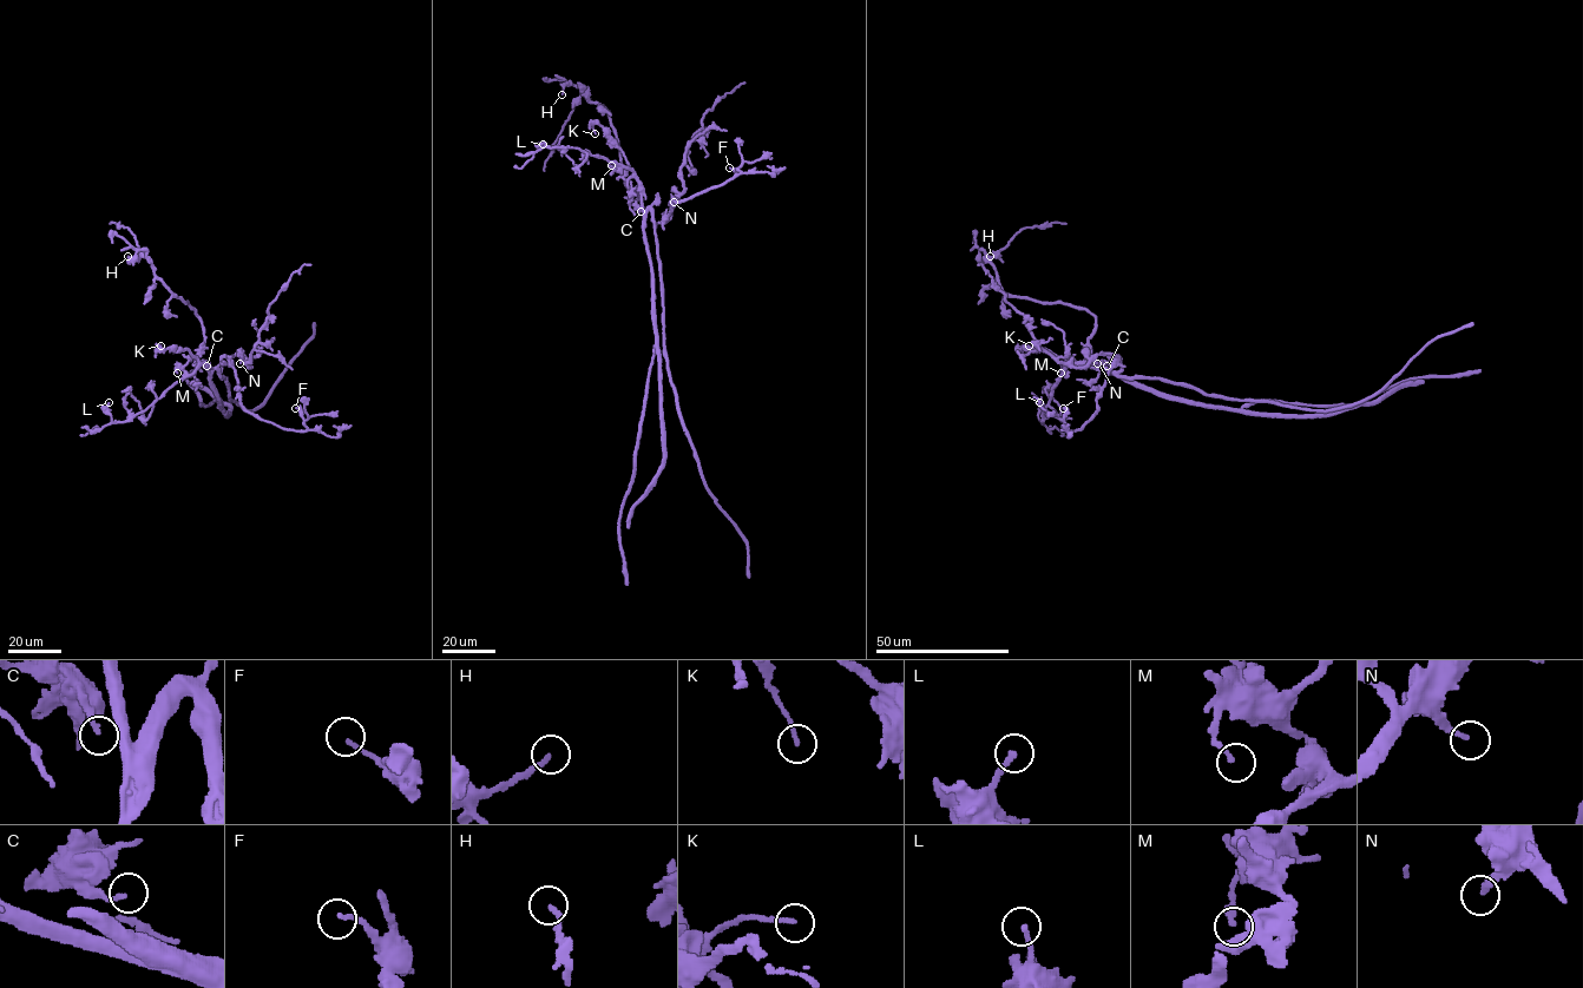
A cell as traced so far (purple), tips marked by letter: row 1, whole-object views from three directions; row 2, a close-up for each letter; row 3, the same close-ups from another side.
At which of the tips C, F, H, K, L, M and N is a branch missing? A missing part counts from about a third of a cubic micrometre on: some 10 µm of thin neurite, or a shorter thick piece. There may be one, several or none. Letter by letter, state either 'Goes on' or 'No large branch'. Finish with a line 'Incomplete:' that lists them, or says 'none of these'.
C: No large branch
F: No large branch
H: No large branch
K: No large branch
L: No large branch
M: No large branch
N: No large branch
Incomplete: none of these

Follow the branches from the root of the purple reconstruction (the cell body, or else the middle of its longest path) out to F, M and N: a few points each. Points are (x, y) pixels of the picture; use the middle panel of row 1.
F: (652, 215), (655, 225), (661, 223), (675, 201), (723, 184), (741, 173), (729, 168)
M: (652, 215), (650, 208), (643, 210), (636, 175), (625, 168), (617, 171), (611, 165)
N: (652, 215), (655, 225), (664, 223), (674, 202)

